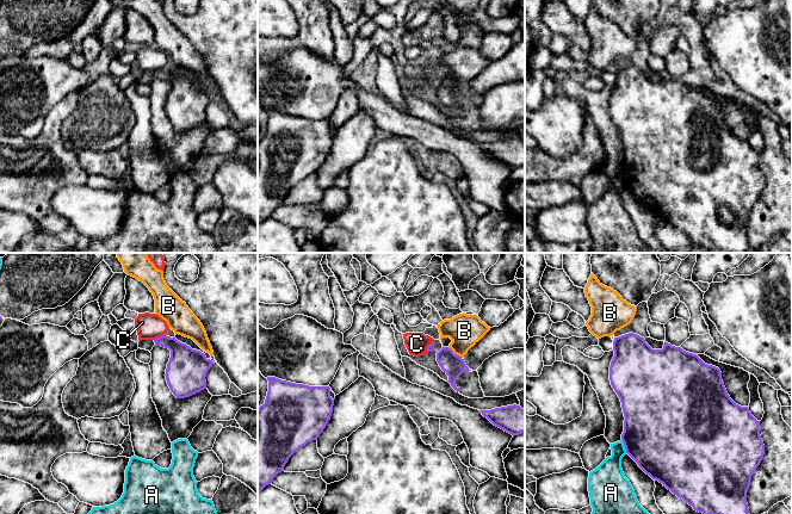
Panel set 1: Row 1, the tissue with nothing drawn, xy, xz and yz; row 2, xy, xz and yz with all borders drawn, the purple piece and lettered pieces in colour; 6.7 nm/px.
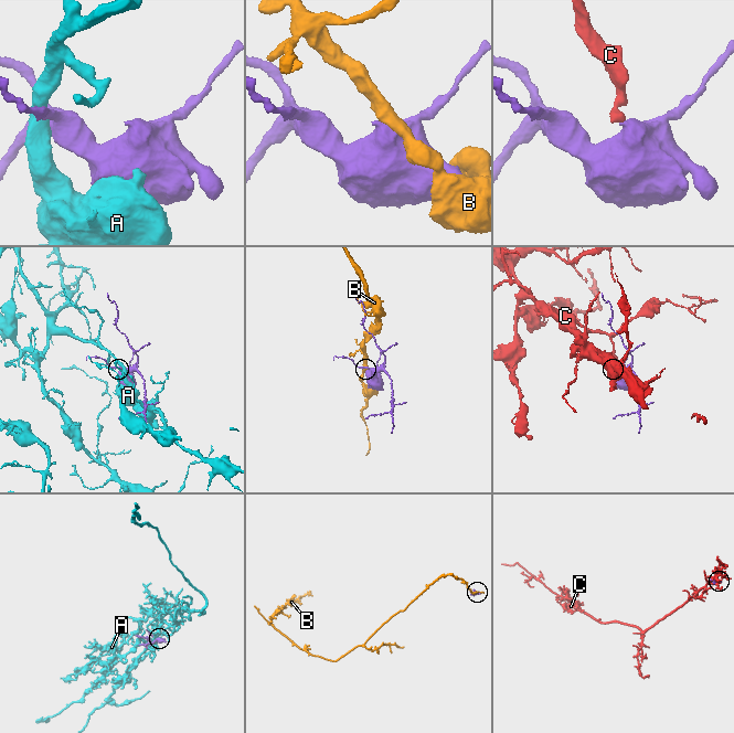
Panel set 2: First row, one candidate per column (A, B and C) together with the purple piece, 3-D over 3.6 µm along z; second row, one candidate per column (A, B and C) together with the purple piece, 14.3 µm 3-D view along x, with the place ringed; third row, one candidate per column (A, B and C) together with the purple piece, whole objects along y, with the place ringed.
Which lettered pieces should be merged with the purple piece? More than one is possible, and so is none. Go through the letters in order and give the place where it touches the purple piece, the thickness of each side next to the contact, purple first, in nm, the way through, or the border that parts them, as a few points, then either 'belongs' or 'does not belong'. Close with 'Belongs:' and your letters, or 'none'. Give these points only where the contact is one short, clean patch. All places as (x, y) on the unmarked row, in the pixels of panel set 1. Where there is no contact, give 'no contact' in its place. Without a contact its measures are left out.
A: contact yz (625, 179); calibres 500 and 220 nm; does not belong
B: contact xz (453, 86); calibres 150 and 220 nm; does not belong
C: contact xy (160, 69); calibres 220 and 180 nm; border xy (165, 67), (154, 73); does not belong
Belongs: none

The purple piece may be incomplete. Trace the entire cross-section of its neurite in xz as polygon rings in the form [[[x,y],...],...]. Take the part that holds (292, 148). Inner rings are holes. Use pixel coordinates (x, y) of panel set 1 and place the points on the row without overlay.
[[[267,110],[265,136],[258,141],[258,227],[281,204],[289,191],[313,173],[317,173],[333,145],[329,119],[309,119]]]

